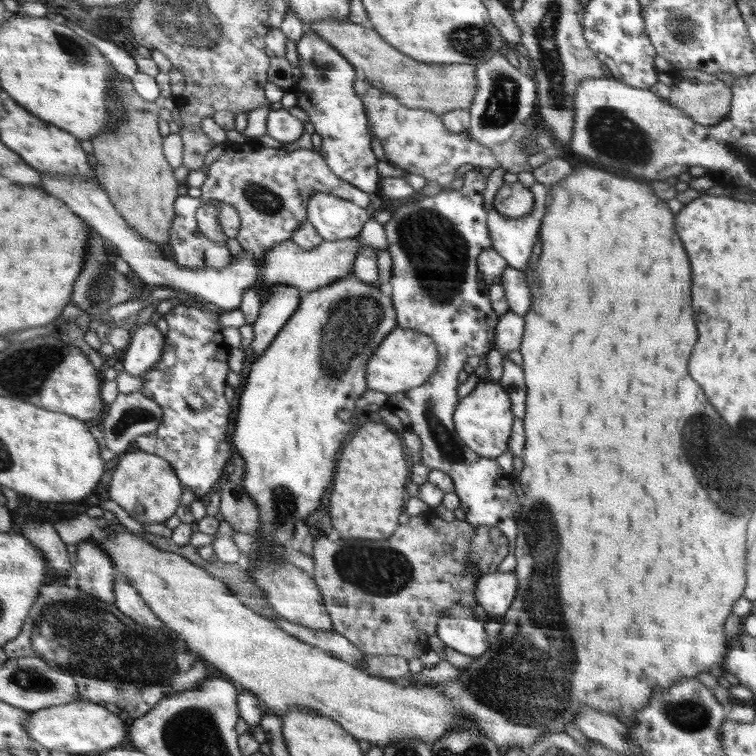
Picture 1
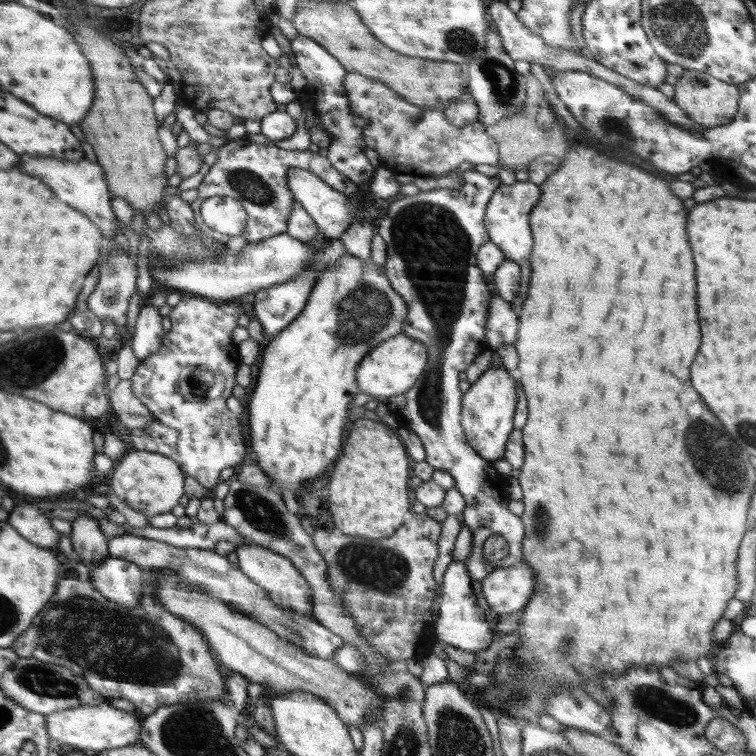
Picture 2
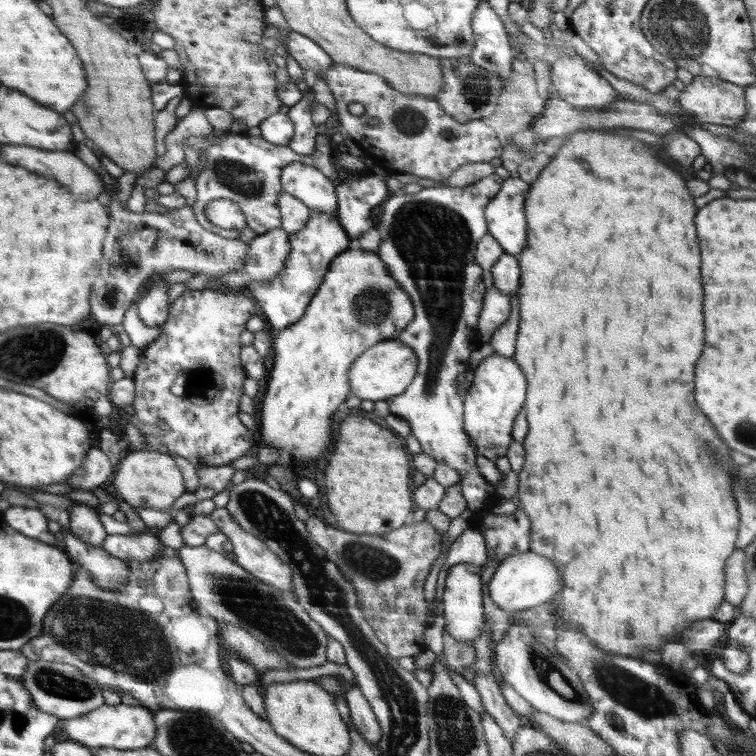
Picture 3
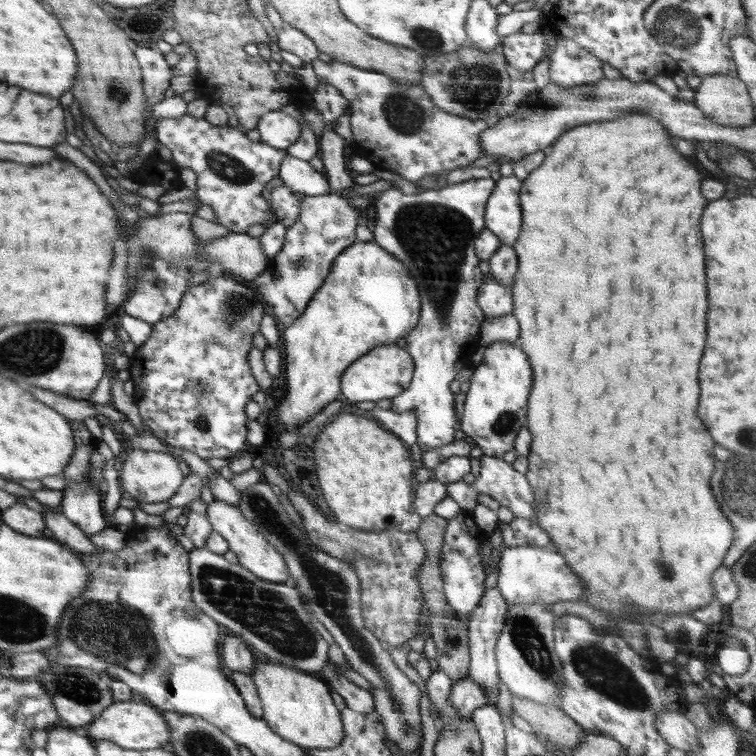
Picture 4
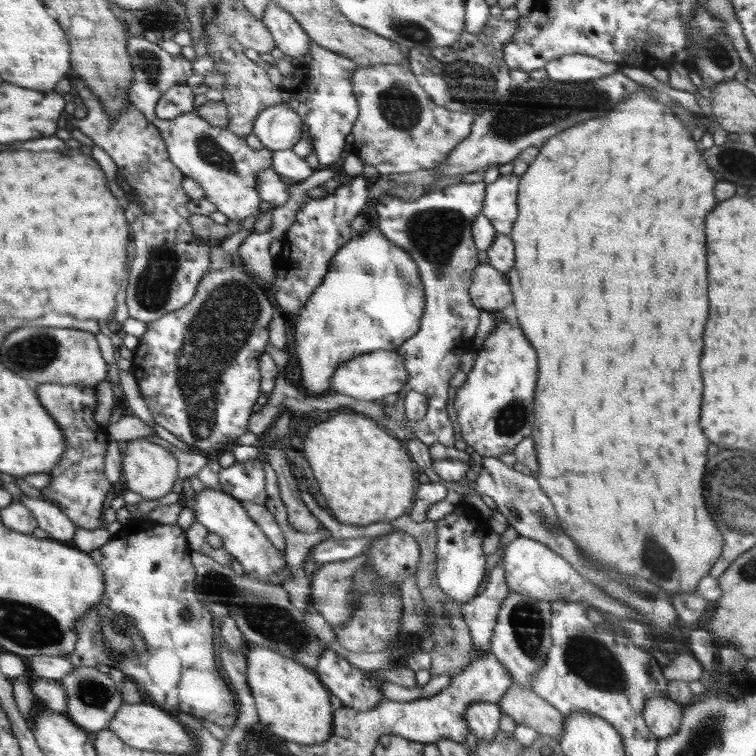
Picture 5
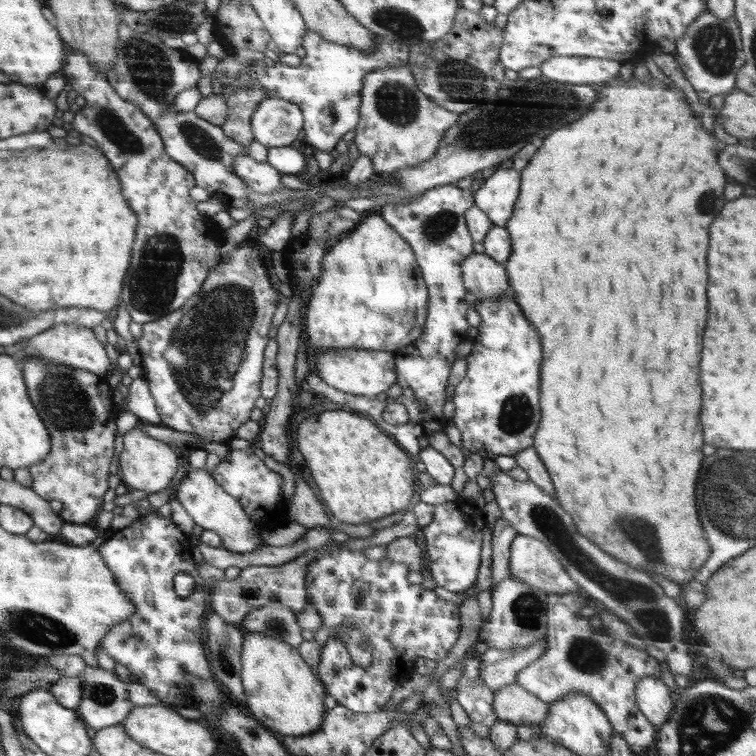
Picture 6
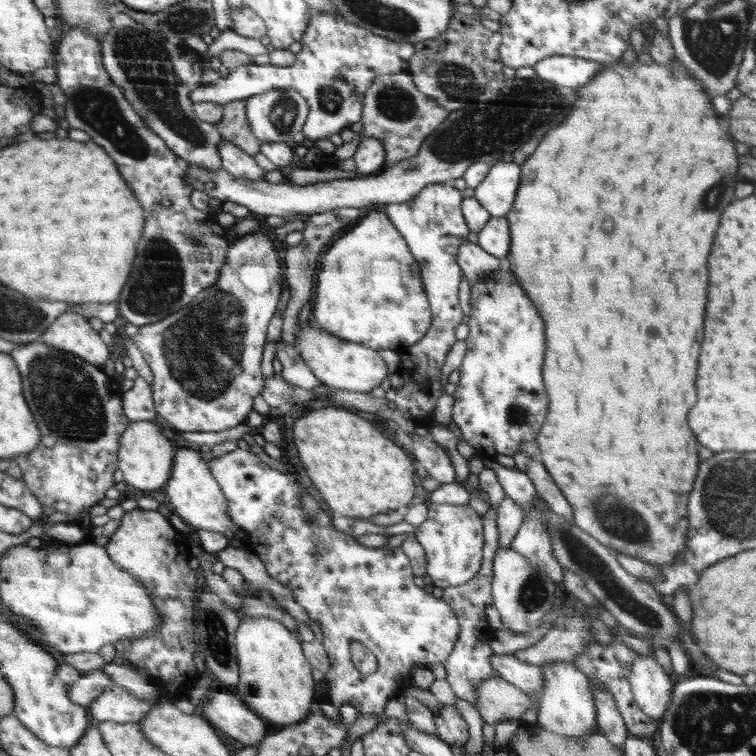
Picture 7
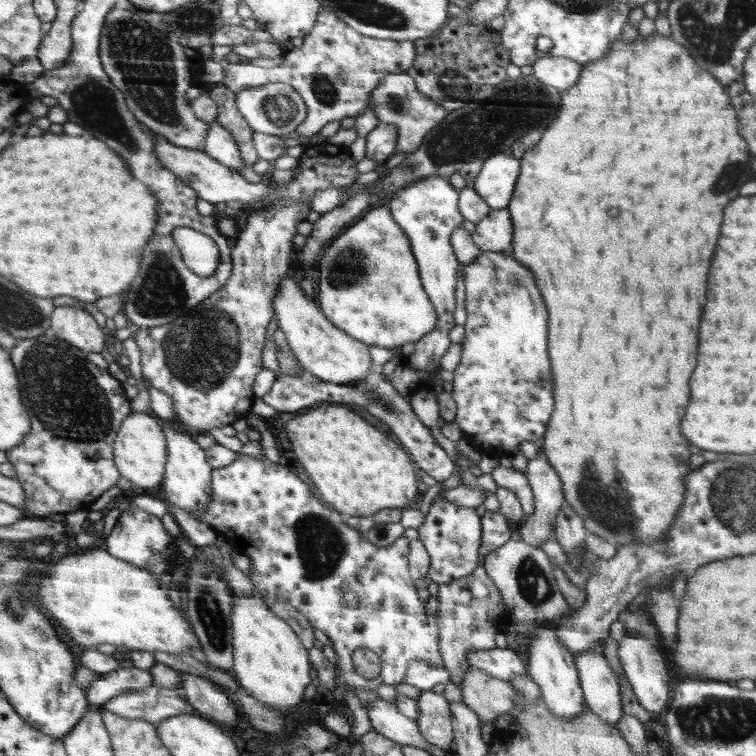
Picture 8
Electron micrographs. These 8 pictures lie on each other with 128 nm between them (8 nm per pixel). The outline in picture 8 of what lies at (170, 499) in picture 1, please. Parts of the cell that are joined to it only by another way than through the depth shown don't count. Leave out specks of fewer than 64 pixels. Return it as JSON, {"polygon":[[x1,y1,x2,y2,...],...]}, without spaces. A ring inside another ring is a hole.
{"polygon":[[133,412,123,421,114,447,115,466,130,483,142,488,154,488,164,478,164,466,167,466,167,440,164,440,160,424,154,417,143,412]]}

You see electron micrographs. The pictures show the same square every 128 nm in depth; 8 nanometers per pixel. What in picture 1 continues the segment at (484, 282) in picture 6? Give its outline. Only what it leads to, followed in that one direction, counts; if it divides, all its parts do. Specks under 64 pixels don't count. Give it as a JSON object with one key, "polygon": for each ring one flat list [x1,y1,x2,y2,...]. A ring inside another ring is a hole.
{"polygon":[[510,310,500,316,495,329,495,348,504,353,518,351,523,340,526,322,523,315]]}

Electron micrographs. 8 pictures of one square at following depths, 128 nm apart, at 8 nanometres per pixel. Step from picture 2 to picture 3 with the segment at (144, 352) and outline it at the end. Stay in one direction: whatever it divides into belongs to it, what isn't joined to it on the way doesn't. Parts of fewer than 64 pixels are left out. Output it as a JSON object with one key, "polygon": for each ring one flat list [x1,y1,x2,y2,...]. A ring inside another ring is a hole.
{"polygon":[[164,278,156,282,148,291,144,290,137,300,138,316,146,326,160,327,170,316,168,290]]}

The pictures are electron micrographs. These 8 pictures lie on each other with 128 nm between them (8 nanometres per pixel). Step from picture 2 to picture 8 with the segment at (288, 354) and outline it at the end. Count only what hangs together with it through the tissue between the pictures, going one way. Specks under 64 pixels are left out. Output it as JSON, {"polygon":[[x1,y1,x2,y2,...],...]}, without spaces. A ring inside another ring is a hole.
{"polygon":[[386,206,368,208,343,233,328,245,320,260,320,284,315,296,327,319,340,330,347,331,352,338,359,338,360,342,388,349,418,342,430,333,438,324,435,305,424,292,408,235,395,221,391,210]]}

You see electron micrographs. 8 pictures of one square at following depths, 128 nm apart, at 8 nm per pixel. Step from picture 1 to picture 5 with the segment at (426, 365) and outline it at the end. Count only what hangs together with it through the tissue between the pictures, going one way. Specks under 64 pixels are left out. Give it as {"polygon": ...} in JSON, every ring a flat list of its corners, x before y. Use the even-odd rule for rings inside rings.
{"polygon":[[377,350,360,354,341,364,333,374,333,387,335,391,359,400,375,401,388,394,400,392,409,380,409,372,405,366,403,355,391,350]]}

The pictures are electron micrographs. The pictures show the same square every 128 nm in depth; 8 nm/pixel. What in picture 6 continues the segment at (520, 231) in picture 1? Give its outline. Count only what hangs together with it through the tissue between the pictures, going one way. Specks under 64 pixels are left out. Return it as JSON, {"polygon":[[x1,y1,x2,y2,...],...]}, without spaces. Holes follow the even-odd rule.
{"polygon":[[514,168,496,169,494,173,484,180,480,189,474,192,475,206,488,215,496,226,506,226,513,216,516,201,522,189,522,172]]}

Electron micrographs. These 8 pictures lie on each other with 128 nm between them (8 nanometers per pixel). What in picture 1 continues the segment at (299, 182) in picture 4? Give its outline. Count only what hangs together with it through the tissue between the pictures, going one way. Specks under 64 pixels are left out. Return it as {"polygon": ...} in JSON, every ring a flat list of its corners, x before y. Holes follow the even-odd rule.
{"polygon":[[313,192,307,210,310,224,323,240,353,239,370,219,366,208,325,192]]}

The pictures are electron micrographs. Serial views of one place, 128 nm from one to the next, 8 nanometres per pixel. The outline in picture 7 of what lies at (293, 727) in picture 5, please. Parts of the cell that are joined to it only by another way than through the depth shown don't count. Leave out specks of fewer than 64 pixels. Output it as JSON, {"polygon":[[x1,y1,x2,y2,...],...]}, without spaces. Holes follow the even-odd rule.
{"polygon":[[242,615,236,629,239,681,235,693,250,711,270,723,286,727,302,722,314,698,311,664,302,654,300,641,280,621,268,617]]}

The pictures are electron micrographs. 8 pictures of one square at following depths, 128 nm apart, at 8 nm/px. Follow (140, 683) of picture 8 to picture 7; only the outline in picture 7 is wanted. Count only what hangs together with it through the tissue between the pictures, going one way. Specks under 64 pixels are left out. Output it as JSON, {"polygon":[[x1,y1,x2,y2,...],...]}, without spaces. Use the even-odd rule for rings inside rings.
{"polygon":[[101,670,83,673,76,682,67,685,67,694,70,694,72,702,80,706,87,706,94,702,95,698,98,698,100,693,103,693,104,689,107,689,108,685,112,683,114,683,114,680,111,680]]}

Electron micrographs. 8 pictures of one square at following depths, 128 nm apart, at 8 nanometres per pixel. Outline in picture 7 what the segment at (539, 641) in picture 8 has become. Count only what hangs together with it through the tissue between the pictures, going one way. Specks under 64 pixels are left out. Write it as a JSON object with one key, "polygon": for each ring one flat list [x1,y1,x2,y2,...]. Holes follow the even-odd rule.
{"polygon":[[545,662,541,665,544,670,545,686,539,695,538,720,544,730,551,730,554,734,562,736,574,736,576,738,586,738,591,736,598,729,596,720,596,702,593,699,592,686,586,674,580,672,576,665,569,662]]}

